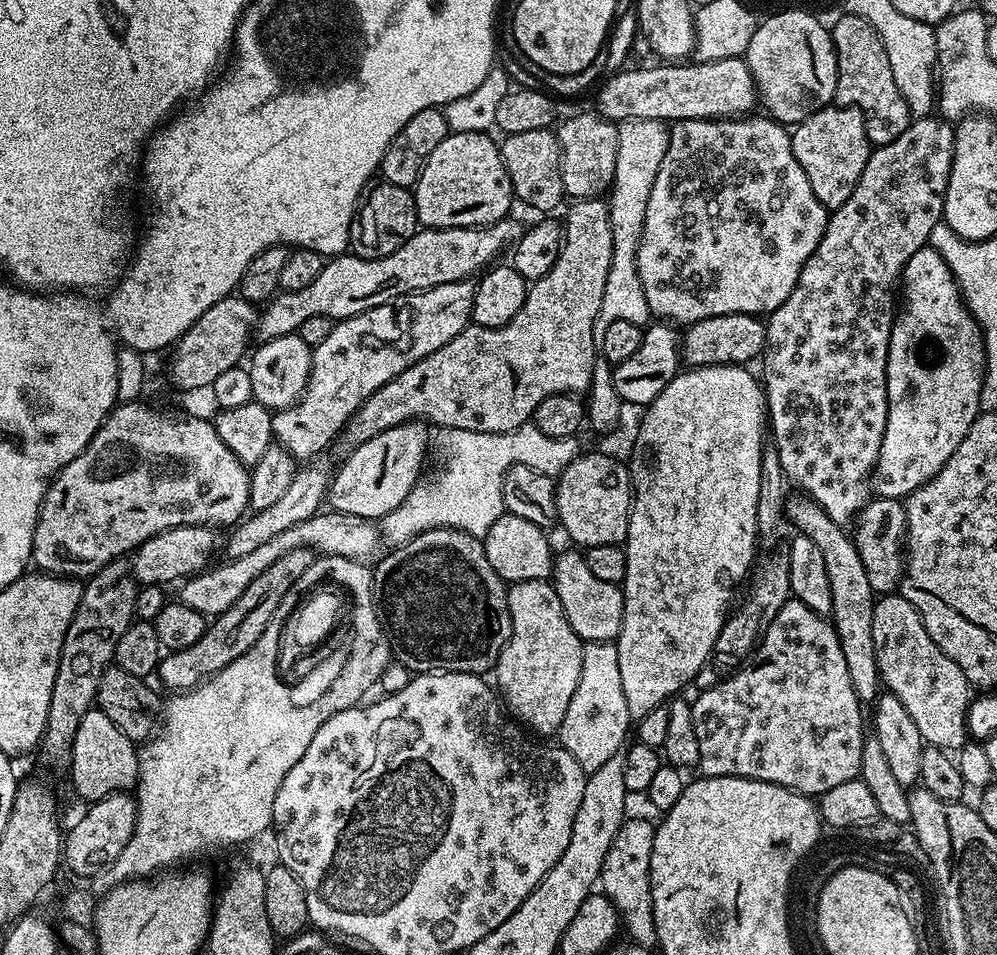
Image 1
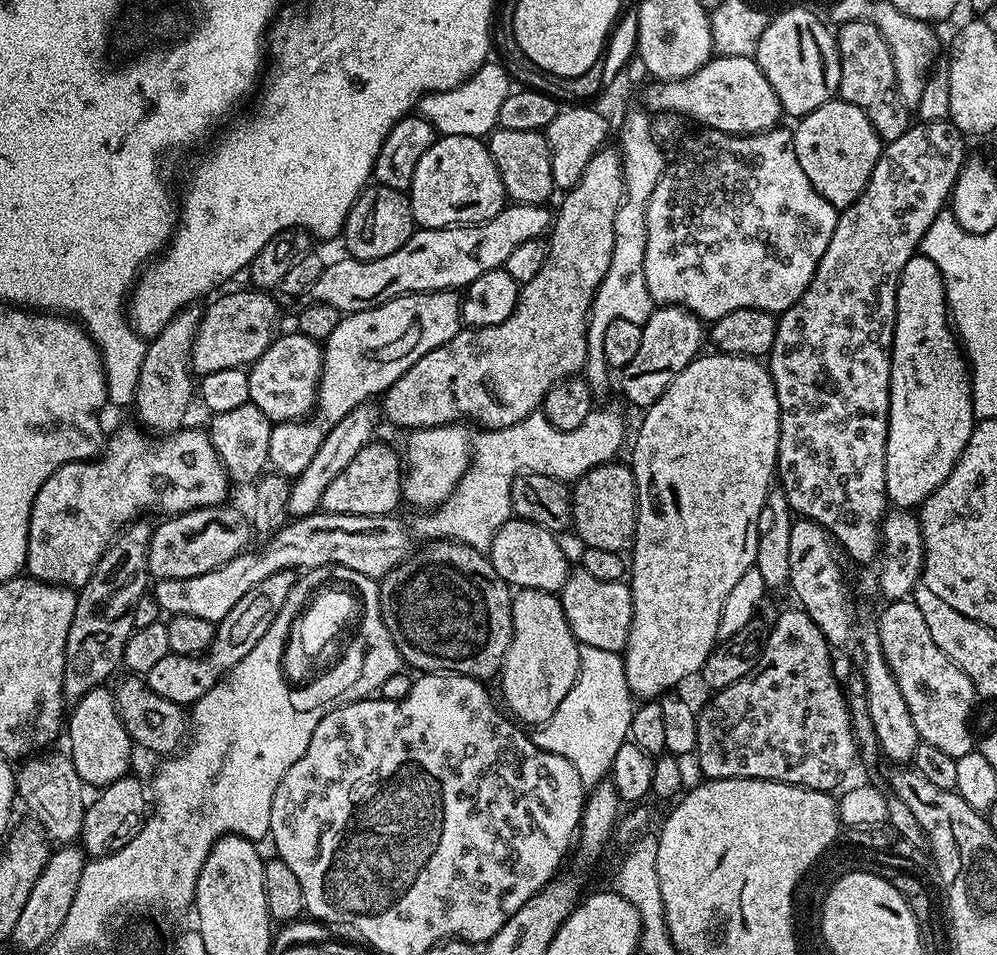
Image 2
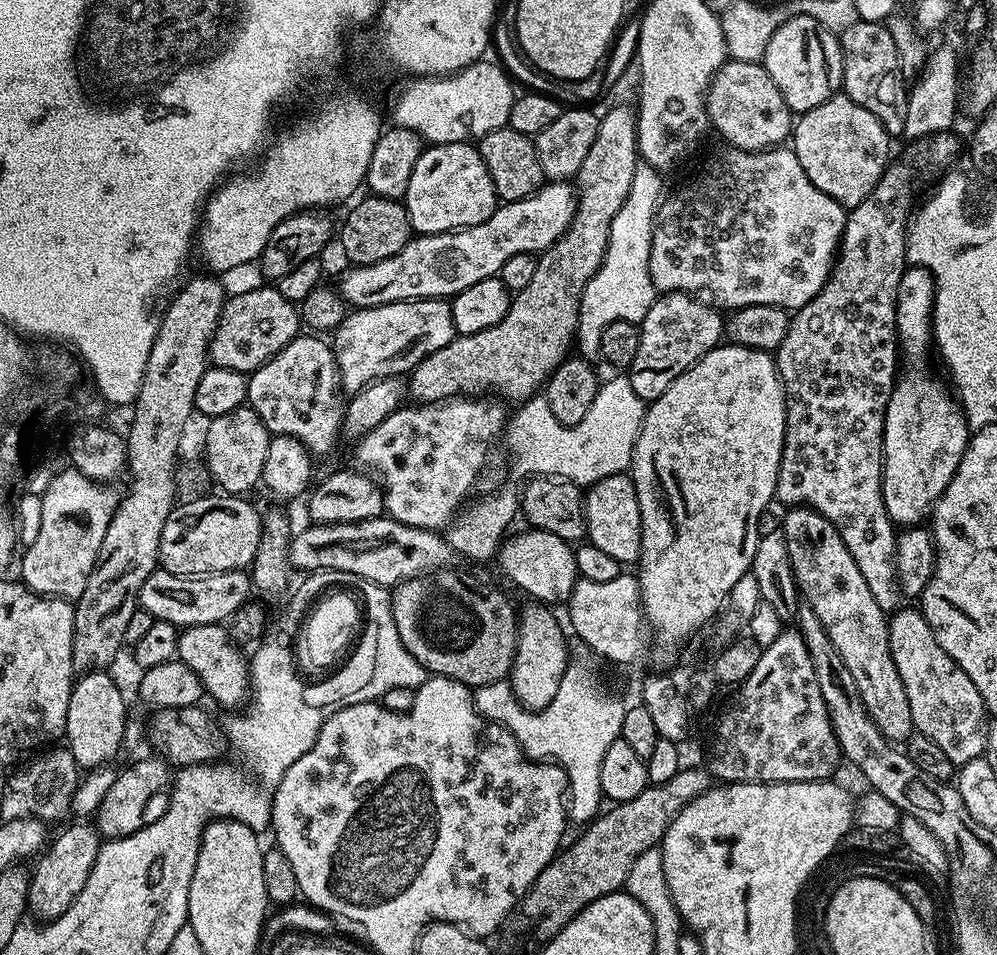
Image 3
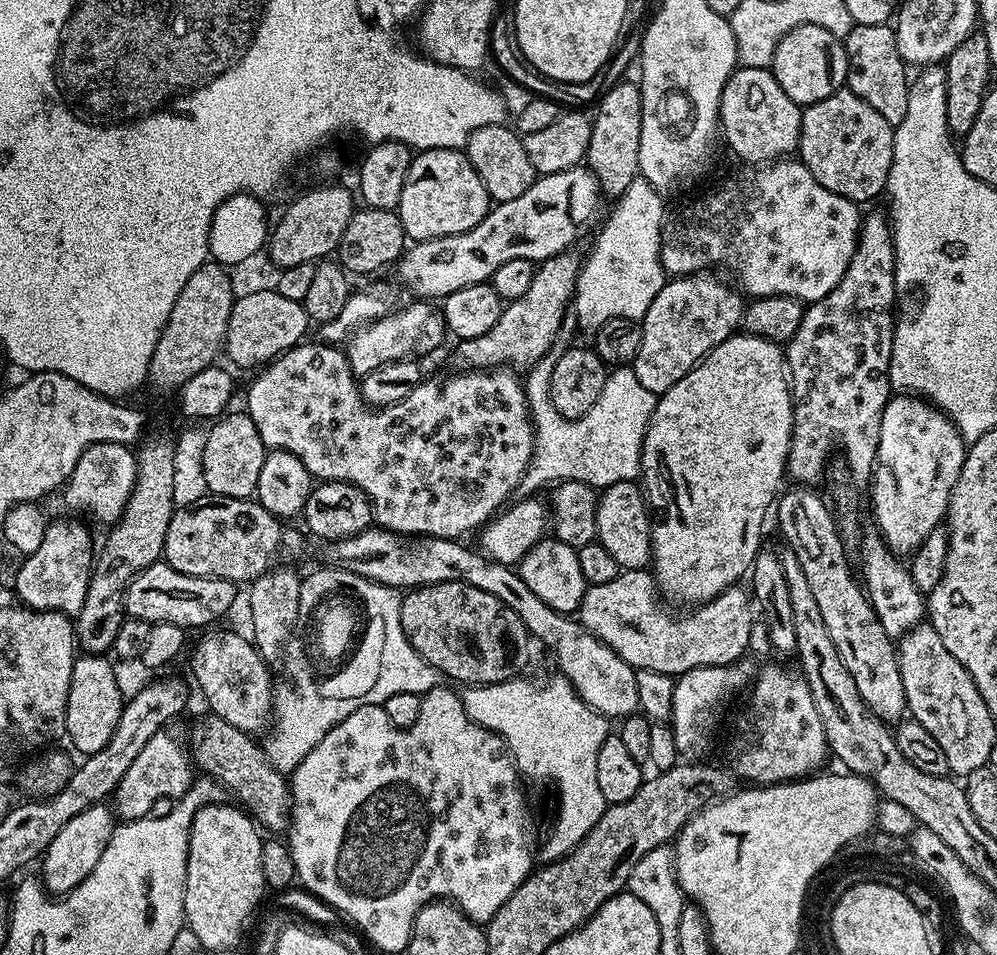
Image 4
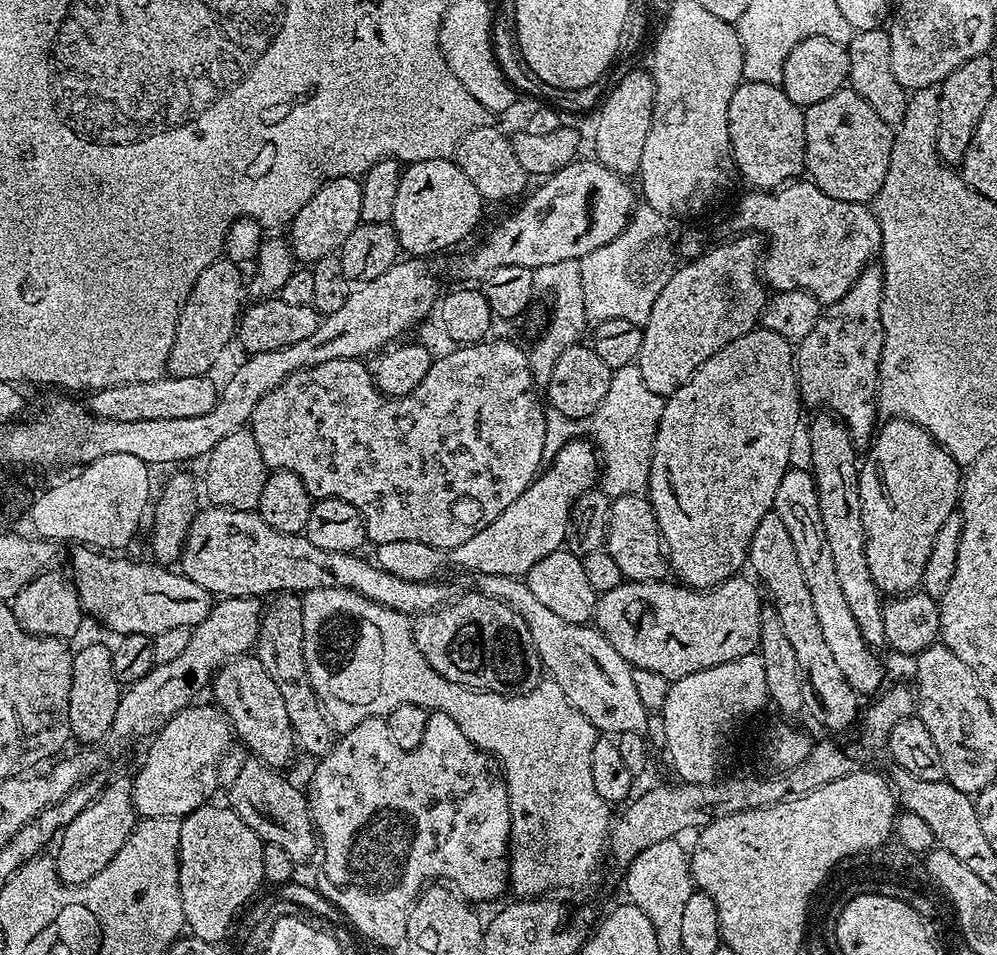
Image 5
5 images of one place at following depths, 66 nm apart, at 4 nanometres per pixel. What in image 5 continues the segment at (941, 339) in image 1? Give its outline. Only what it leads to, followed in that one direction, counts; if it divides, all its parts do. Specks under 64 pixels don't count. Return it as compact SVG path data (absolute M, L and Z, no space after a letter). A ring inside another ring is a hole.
M892 418L881 423L875 433L874 443L868 450L868 457L865 460L863 457L859 469L862 522L864 532L868 535L866 558L870 574L881 593L908 594L920 584L926 562L936 545L938 530L942 530L942 522L946 522L946 518L957 511L962 487L962 468L927 429L916 421L905 418Z

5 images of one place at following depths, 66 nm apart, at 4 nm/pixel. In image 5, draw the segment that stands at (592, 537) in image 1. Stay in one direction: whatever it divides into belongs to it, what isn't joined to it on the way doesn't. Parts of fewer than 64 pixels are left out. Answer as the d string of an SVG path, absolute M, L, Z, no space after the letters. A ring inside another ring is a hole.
M626 494L612 500L606 547L610 558L618 562L618 570L622 570L625 581L654 580L665 575L666 556L662 551L660 527L656 521L656 511L652 509L652 502L647 495Z

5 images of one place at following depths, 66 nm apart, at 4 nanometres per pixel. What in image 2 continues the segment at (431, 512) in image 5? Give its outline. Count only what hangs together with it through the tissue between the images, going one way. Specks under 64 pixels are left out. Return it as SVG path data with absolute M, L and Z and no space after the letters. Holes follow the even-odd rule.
M298 330L277 335L272 345L247 369L250 382L248 399L273 424L300 422L316 407L316 391L320 389L323 351L317 341L306 338ZM463 423L438 424L429 428L414 428L407 433L402 448L402 500L406 505L413 504L416 510L431 510L437 508L451 494L454 486L466 474L470 459L470 435Z

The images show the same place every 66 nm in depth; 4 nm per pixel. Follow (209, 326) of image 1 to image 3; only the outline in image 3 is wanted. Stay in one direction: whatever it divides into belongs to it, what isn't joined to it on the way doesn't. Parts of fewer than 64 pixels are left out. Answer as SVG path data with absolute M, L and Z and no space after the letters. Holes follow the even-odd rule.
M275 286L264 287L268 288L248 288L237 296L229 295L225 299L208 347L208 359L215 367L251 374L274 358L274 354L278 354L278 350L285 348L295 336L301 335L297 305L282 298Z

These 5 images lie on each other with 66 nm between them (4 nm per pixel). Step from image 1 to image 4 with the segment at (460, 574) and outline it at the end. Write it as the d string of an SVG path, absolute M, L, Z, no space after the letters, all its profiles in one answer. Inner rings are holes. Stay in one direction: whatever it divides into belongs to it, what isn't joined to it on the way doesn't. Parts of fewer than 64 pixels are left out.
M461 580L426 584L422 588L414 588L403 593L404 600L399 601L402 630L414 650L430 666L434 666L441 677L449 676L457 680L460 686L477 684L497 684L519 677L520 672L528 664L528 640L530 633L527 626L498 598L486 594L486 590L478 590L478 586L470 586Z

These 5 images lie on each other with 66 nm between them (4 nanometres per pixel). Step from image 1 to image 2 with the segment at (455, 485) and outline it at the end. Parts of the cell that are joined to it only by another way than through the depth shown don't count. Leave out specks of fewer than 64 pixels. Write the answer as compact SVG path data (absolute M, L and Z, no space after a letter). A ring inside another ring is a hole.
M597 407L578 426L578 430L558 430L550 426L550 422L544 417L543 411L532 412L526 418L522 418L514 426L505 428L493 428L479 433L481 436L471 441L470 459L466 474L454 490L437 508L421 511L410 523L410 532L413 537L424 536L425 541L430 540L457 540L474 550L487 553L492 545L494 534L498 534L500 527L506 521L513 519L512 503L510 502L510 486L514 478L521 472L544 472L565 482L575 482L586 475L594 466L613 463L624 444L624 420L612 408Z

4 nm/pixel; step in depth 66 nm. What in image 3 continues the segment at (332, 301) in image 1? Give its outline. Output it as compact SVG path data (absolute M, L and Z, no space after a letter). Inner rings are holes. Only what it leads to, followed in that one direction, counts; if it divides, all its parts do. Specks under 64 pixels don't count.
M548 182L536 193L521 200L510 200L501 203L478 226L458 228L454 232L439 232L433 236L413 235L412 239L390 258L382 258L382 262L358 264L345 267L340 276L338 291L344 303L357 308L373 308L383 304L393 304L399 300L430 300L433 298L451 298L466 290L466 286L474 286L474 282L482 282L482 278L497 275L506 266L514 254L539 254L544 252L557 238L567 230L576 213L576 197L573 185L568 182Z

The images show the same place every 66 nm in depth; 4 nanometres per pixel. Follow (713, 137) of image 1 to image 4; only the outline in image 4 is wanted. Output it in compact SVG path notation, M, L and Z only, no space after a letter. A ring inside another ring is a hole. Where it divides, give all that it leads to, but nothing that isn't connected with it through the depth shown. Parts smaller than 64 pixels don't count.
M781 158L763 166L744 166L741 169L741 172L736 172L733 176L726 177L713 192L706 193L697 204L686 205L673 220L671 217L665 223L662 242L660 243L660 261L665 273L672 278L691 276L694 272L716 270L716 267L721 264L722 267L729 268L736 275L737 281L735 280L735 283L738 285L739 291L752 298L789 296L791 300L801 302L811 302L826 298L826 294L830 294L830 290L834 290L834 286L838 286L838 282L842 282L842 274L846 274L846 270L850 266L850 258L854 258L856 244L860 241L861 205L854 203L852 200L842 198L842 194L834 194L830 190L823 188L818 182L818 178L814 178L814 174L810 174L808 167L796 158Z

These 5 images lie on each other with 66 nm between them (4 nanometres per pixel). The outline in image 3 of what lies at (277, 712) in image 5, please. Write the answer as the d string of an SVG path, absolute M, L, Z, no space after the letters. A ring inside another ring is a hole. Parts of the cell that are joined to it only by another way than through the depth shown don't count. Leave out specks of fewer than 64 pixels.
M218 623L195 624L183 629L178 638L176 655L180 663L190 666L190 670L198 674L209 697L213 696L224 708L232 708L228 710L240 710L249 703L252 691L250 660L240 653L241 645L234 639L233 633L224 628L227 627L223 623Z

